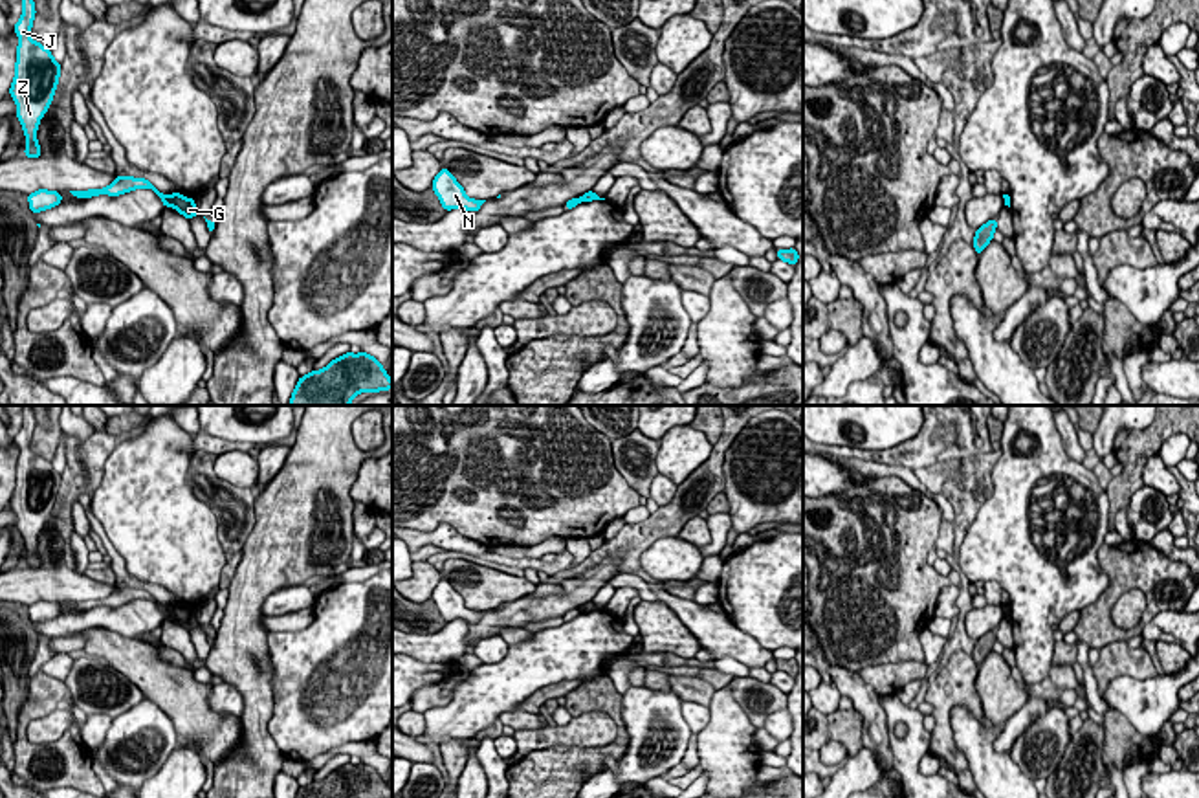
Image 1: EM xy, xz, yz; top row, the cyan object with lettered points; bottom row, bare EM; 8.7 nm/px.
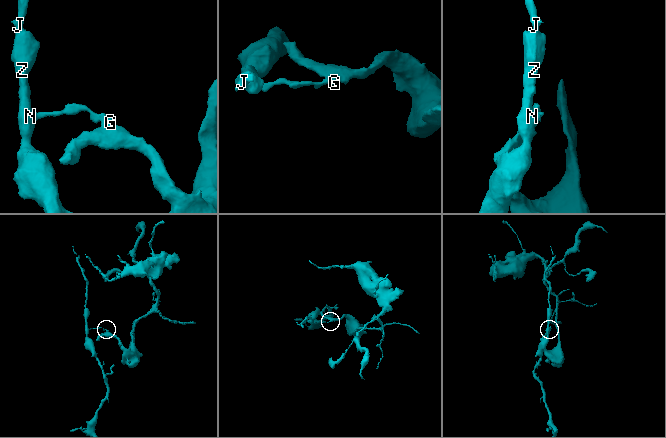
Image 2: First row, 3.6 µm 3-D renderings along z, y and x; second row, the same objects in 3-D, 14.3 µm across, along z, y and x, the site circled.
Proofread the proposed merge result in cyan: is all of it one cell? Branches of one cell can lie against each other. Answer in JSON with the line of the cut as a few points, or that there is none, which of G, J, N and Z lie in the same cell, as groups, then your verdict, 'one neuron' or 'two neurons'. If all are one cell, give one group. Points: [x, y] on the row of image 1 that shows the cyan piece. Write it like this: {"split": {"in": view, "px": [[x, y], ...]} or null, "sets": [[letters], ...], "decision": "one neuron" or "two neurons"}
{"split": {"in": "xy", "px": [[169, 195], [171, 204]]}, "sets": [["G"], ["J", "N", "Z"]], "decision": "two neurons"}

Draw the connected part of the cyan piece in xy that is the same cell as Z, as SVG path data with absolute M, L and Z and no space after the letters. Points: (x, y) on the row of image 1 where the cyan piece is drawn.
M22 0L22 6L22 17L13 28L20 40L9 95L16 103L16 117L28 141L24 156L40 158L42 152L37 141L37 128L51 105L62 68L50 50L29 37L37 15L35 2Z

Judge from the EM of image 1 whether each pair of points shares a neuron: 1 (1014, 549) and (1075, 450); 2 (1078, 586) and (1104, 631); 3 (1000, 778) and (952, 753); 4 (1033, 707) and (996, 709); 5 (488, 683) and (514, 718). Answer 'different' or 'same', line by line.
1: different
2: different
3: different
4: different
5: different

